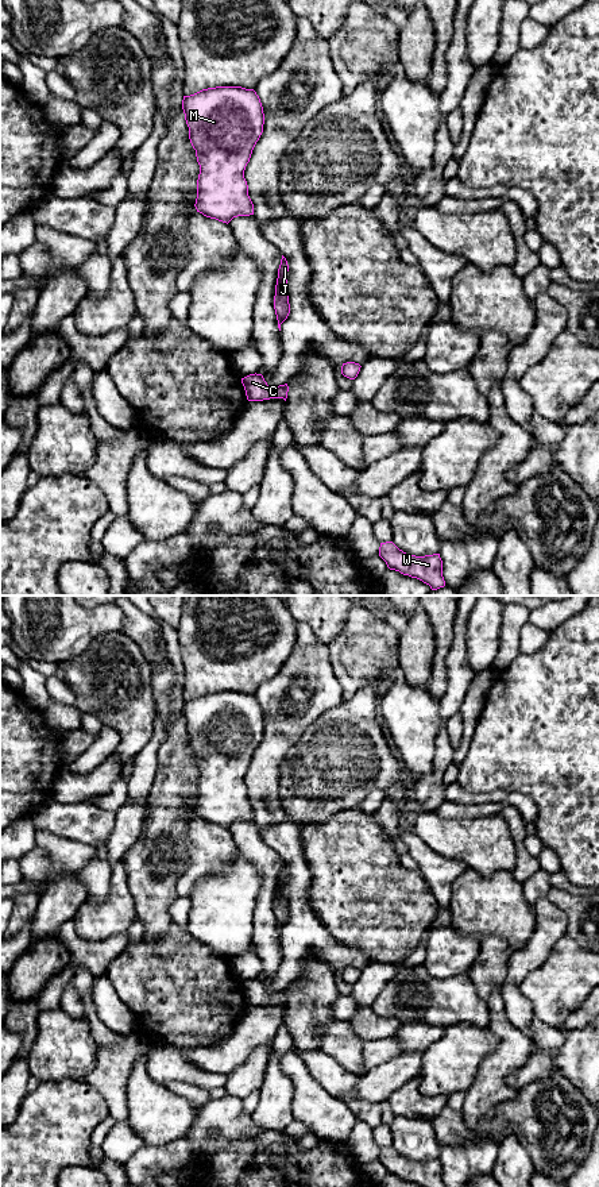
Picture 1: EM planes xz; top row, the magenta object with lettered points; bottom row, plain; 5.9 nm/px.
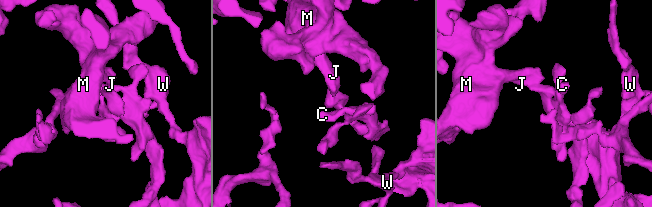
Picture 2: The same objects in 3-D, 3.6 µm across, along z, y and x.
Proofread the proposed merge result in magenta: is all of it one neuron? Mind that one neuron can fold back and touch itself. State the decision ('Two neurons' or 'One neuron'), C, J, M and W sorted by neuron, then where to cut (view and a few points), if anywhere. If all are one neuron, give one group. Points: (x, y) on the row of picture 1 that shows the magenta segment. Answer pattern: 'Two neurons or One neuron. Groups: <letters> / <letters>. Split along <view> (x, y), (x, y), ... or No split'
Two neurons. Groups: C W / J M. Split along xz (275, 295), (288, 300)

